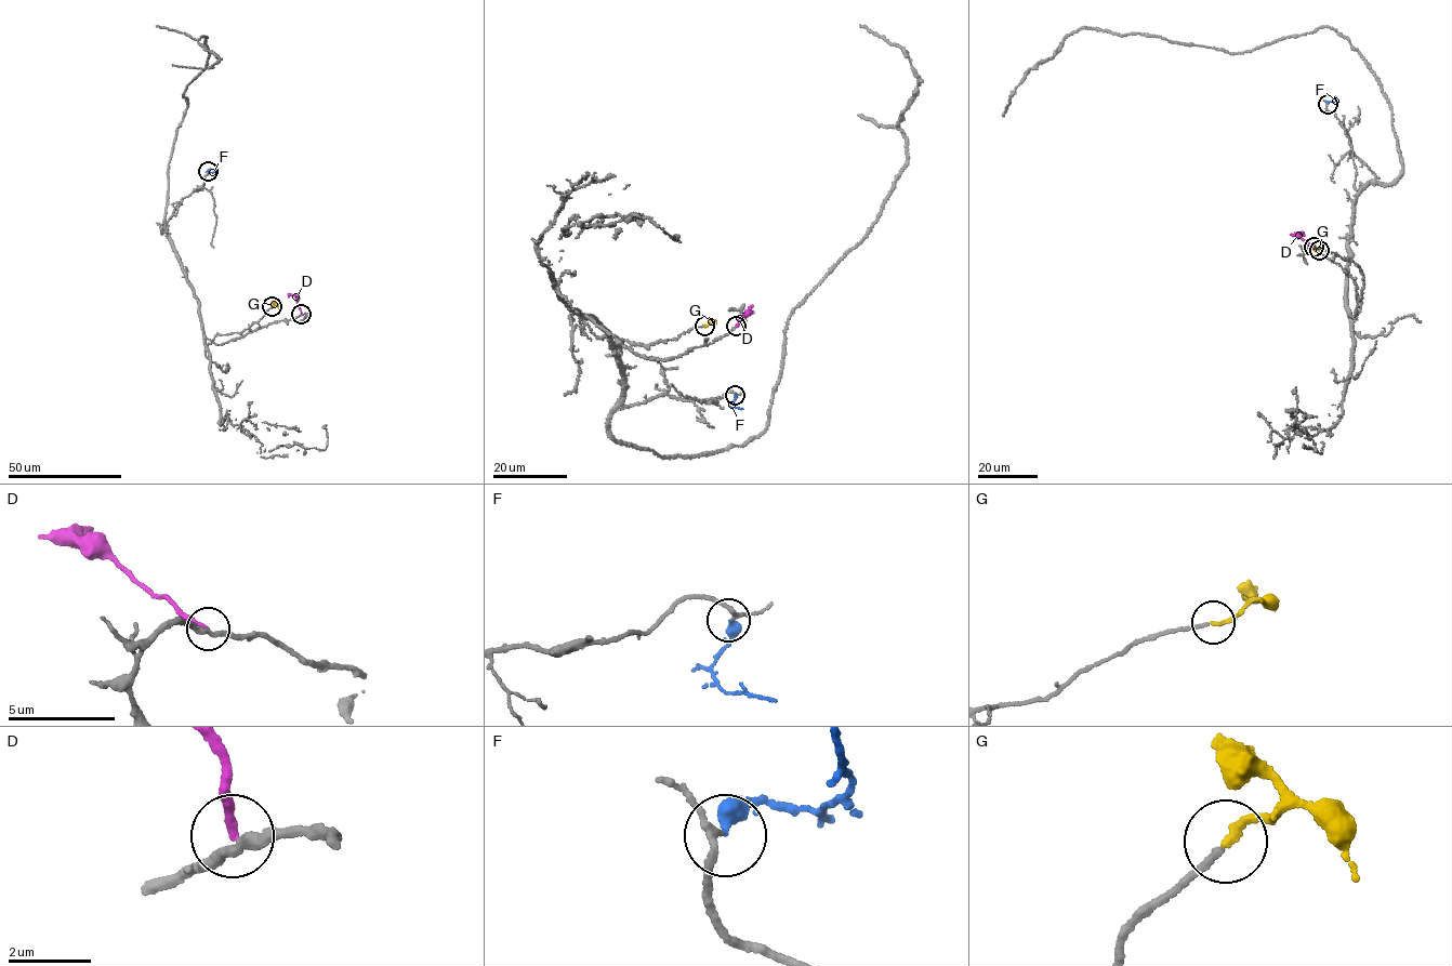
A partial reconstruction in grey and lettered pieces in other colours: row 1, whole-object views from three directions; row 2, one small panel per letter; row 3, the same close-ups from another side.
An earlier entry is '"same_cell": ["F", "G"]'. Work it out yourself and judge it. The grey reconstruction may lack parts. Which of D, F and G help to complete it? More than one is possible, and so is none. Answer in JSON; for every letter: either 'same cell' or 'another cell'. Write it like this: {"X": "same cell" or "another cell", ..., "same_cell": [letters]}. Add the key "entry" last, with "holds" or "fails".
{"D": "another cell", "F": "same cell", "G": "same cell", "same_cell": ["F", "G"], "entry": "holds"}

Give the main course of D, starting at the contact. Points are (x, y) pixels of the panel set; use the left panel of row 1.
D: (301, 314), (295, 298), (288, 293)

